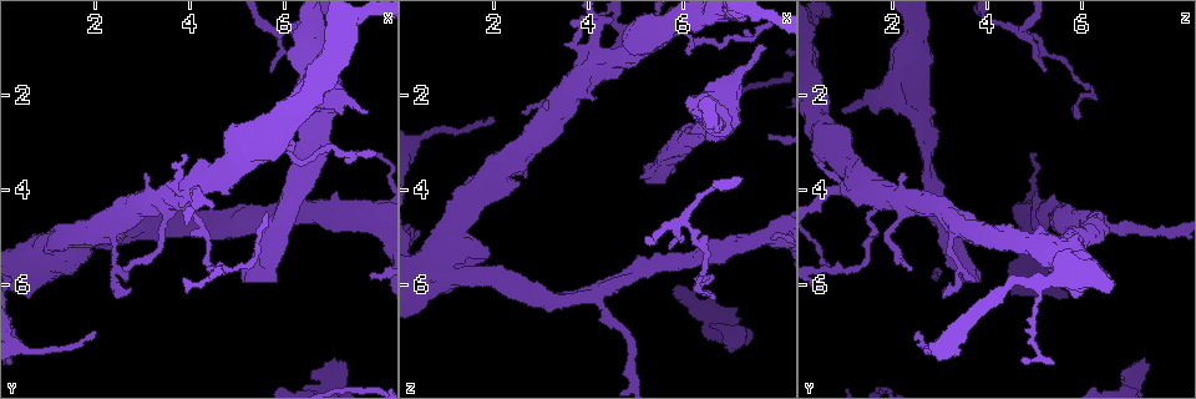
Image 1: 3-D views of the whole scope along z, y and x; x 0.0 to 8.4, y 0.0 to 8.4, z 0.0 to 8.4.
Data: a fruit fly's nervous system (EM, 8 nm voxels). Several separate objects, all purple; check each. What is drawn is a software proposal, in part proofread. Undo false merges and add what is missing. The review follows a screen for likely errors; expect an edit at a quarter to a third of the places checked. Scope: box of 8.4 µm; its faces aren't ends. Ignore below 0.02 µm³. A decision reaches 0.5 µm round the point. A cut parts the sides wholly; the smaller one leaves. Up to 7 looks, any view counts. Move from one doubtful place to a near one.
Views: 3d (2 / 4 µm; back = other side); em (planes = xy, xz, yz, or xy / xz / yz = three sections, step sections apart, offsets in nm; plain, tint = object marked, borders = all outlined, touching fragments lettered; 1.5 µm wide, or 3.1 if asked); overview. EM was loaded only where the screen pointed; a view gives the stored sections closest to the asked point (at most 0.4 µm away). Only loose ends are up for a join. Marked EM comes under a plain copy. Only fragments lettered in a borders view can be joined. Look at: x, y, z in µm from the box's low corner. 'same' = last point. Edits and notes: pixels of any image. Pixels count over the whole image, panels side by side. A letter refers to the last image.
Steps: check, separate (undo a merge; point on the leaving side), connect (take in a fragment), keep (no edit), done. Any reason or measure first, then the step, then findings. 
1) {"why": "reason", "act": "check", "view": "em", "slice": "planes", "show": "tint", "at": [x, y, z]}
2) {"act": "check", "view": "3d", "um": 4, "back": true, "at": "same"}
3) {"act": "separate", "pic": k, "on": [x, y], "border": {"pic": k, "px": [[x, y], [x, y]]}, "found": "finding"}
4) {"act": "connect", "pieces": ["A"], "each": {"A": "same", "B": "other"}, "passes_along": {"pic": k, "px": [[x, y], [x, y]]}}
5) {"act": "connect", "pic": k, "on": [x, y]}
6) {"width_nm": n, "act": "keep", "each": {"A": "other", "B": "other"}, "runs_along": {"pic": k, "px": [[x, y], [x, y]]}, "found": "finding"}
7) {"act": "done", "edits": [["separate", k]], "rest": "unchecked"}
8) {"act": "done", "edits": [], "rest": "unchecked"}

{"why": "branch stops here", "act": "check", "view": "em", "slice": "planes", "show": "borders", "at": [7.70, 2.35, 1.00]}

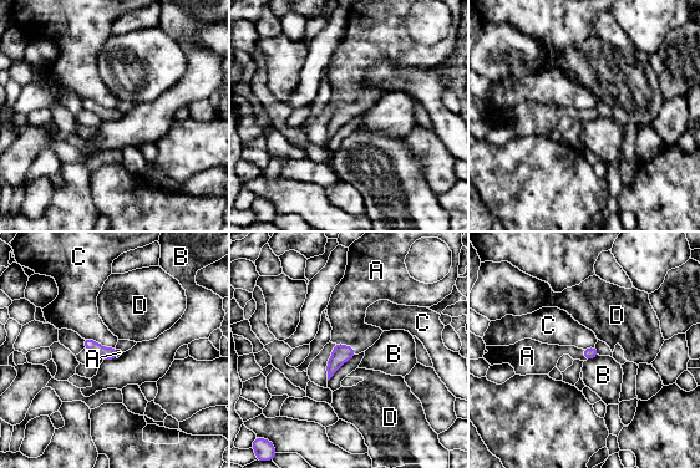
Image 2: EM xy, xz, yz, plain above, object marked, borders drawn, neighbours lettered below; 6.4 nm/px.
{"act": "connect", "pieces": ["A"], "each": {"A": "same", "B": "other", "C": "other", "D": "other"}, "passes_along": {"pic": 2, "px": [[341, 354], [346, 345], [346, 310]]}, "found": "it goes on there"}

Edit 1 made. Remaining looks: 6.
{"act": "check", "view": "overview"}

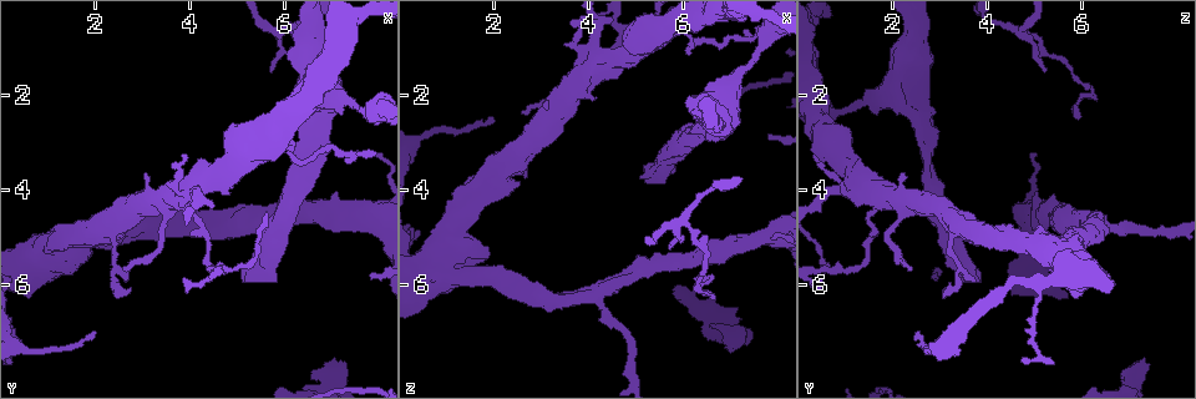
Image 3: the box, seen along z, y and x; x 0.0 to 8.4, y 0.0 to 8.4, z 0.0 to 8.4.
{"why": "branch stops here", "act": "check", "view": "3d", "um": 4, "at": [6.85, 7.70, 7.10]}

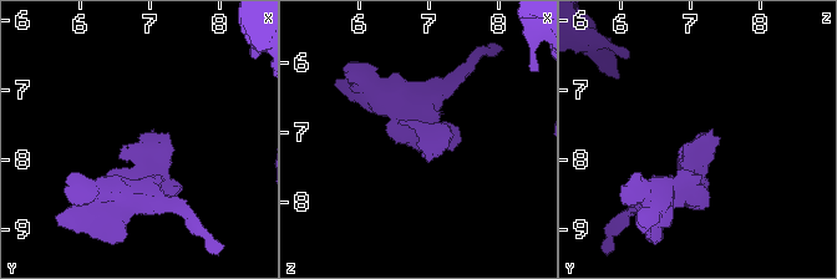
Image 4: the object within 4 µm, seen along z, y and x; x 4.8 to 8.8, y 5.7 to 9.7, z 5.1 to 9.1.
{"why": "shape alone is not enough", "act": "check", "view": "em", "slice": "planes", "show": "borders", "at": [6.85, 7.70, 7.15]}

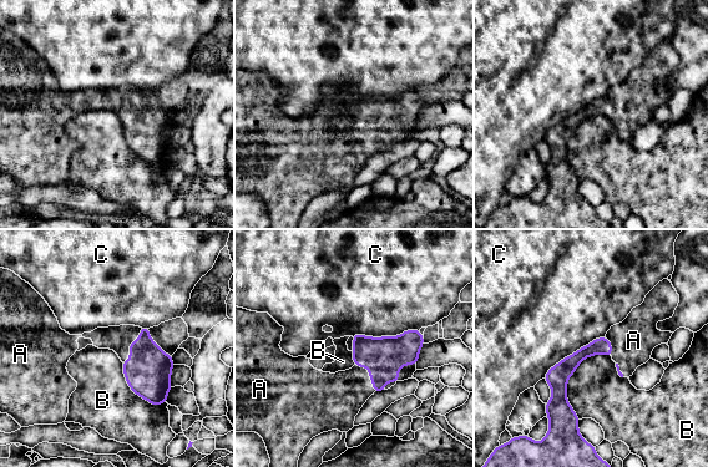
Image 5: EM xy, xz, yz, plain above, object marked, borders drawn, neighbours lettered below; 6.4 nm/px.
{"act": "connect", "pieces": ["A"], "each": {"A": "same", "B": "other", "C": "other"}, "found": "it goes on there"}

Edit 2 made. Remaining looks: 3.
{"act": "done", "edits": [["connect", 2], ["connect", 5]], "rest": "unchecked"}

